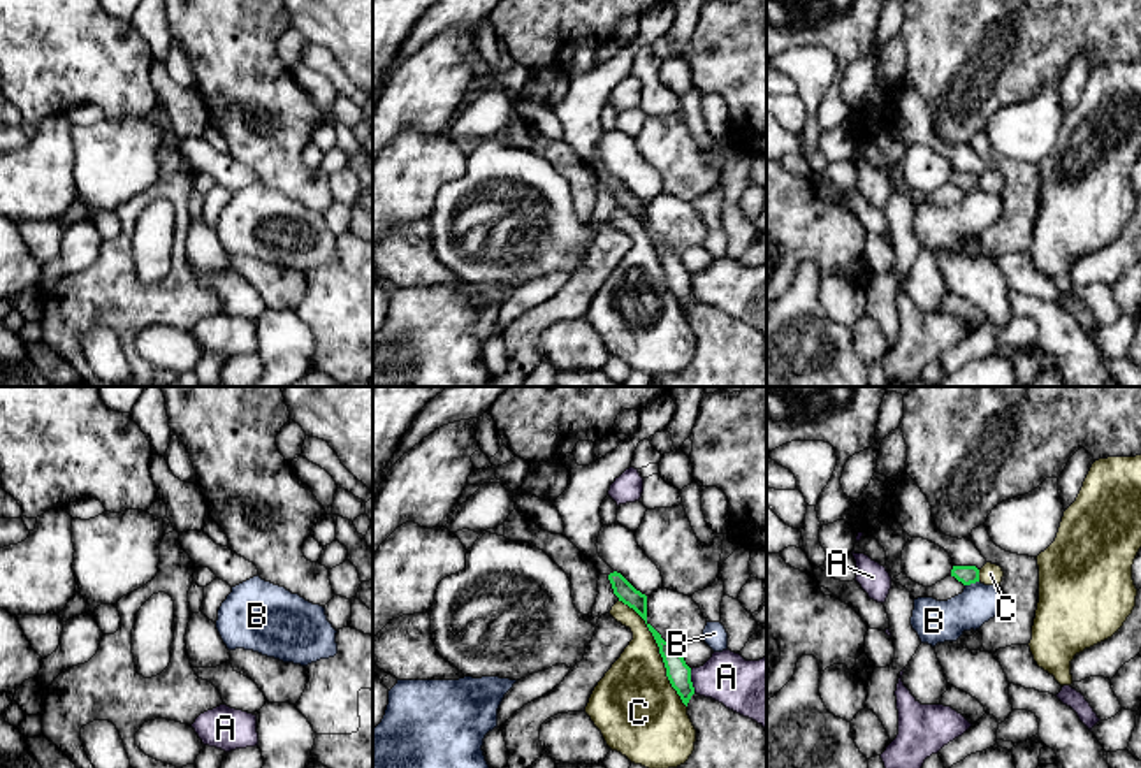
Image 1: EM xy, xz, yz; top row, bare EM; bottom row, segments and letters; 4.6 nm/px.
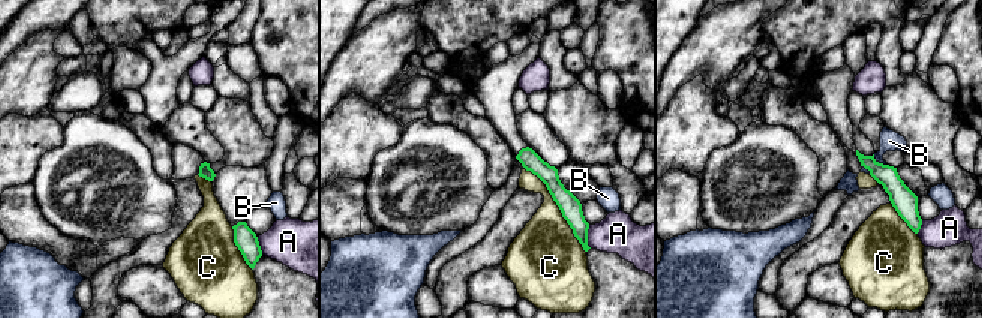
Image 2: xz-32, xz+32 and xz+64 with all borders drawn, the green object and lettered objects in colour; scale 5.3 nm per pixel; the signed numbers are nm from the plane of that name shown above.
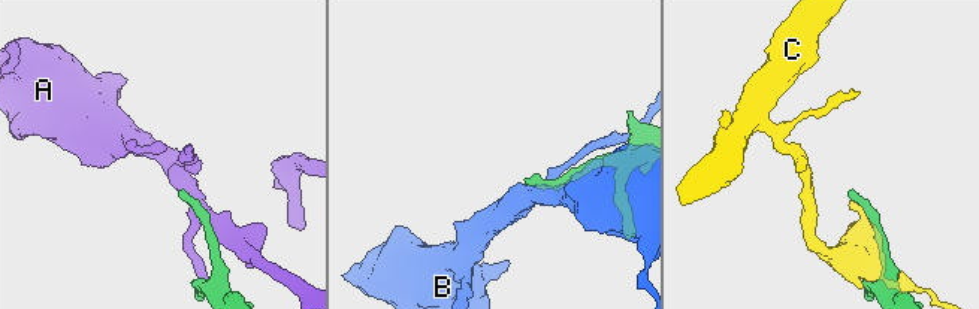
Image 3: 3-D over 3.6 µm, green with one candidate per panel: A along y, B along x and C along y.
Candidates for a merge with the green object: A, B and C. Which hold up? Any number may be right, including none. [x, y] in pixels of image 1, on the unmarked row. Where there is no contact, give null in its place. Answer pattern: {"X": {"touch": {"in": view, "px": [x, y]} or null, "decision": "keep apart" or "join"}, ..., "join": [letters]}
{"A": {"touch": {"in": "xz", "px": [690, 287]}, "decision": "keep apart"}, "B": {"touch": {"in": "yz", "px": [971, 188]}, "decision": "keep apart"}, "C": {"touch": {"in": "xz", "px": [660, 259]}, "decision": "keep apart"}, "join": []}

